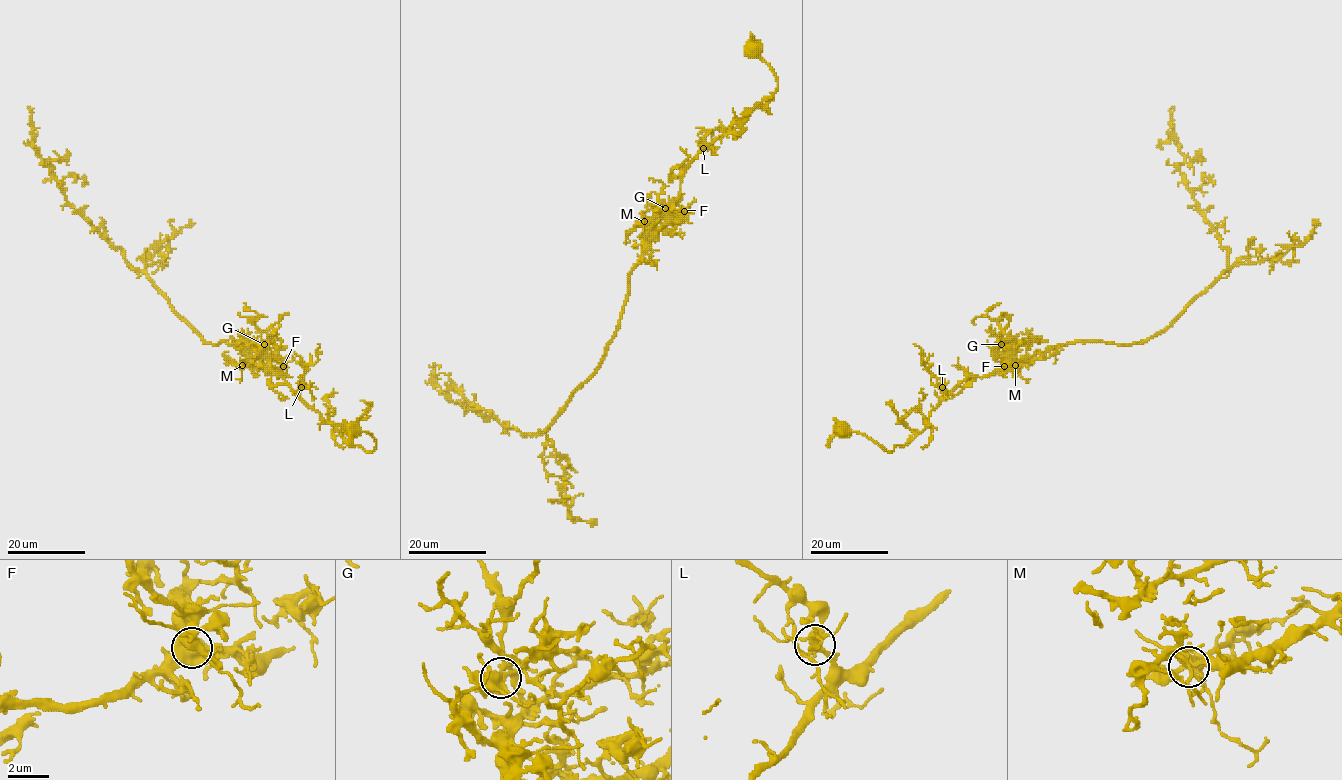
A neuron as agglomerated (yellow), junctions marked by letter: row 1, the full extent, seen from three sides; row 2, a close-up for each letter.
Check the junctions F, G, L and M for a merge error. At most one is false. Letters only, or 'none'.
G

